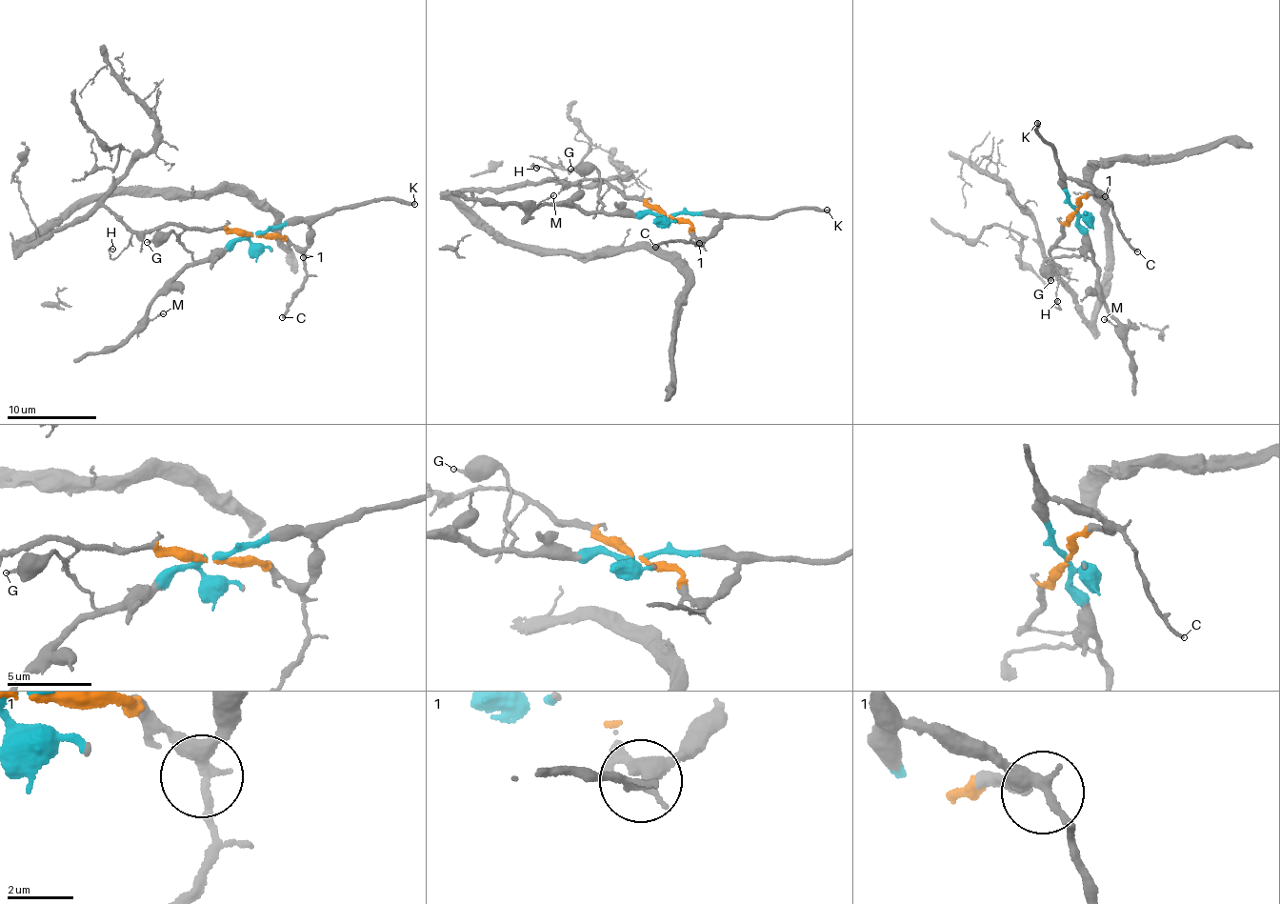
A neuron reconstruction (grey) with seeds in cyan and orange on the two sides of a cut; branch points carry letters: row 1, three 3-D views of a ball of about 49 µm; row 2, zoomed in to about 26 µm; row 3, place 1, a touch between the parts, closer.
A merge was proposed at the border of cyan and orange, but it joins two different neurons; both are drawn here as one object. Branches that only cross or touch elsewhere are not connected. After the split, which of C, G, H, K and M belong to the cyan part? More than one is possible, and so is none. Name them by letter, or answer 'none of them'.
G, K, M

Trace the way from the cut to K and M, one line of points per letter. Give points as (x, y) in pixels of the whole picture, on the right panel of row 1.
K: (1076, 209), (1068, 200), (1054, 152), (1033, 126), (1038, 122)
M: (1076, 209), (1097, 263), (1106, 311), (1117, 323), (1105, 319)

